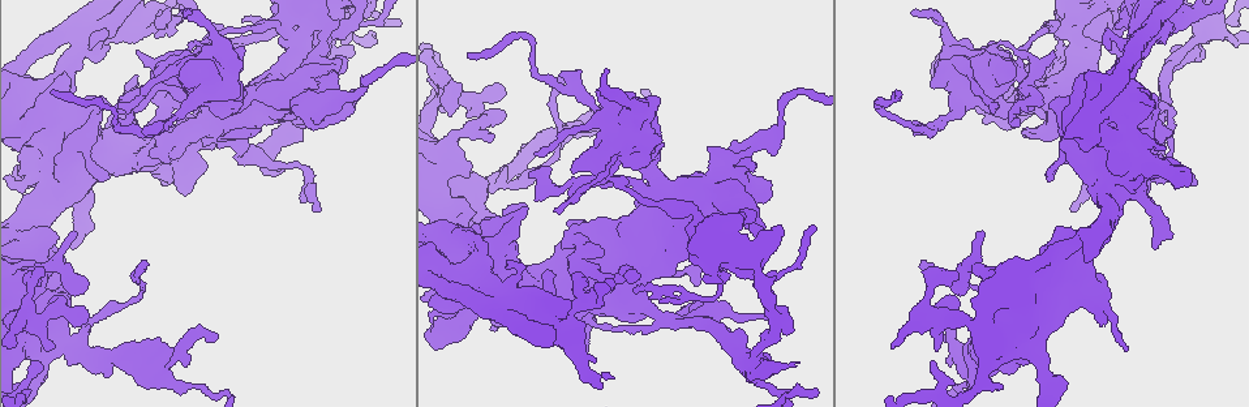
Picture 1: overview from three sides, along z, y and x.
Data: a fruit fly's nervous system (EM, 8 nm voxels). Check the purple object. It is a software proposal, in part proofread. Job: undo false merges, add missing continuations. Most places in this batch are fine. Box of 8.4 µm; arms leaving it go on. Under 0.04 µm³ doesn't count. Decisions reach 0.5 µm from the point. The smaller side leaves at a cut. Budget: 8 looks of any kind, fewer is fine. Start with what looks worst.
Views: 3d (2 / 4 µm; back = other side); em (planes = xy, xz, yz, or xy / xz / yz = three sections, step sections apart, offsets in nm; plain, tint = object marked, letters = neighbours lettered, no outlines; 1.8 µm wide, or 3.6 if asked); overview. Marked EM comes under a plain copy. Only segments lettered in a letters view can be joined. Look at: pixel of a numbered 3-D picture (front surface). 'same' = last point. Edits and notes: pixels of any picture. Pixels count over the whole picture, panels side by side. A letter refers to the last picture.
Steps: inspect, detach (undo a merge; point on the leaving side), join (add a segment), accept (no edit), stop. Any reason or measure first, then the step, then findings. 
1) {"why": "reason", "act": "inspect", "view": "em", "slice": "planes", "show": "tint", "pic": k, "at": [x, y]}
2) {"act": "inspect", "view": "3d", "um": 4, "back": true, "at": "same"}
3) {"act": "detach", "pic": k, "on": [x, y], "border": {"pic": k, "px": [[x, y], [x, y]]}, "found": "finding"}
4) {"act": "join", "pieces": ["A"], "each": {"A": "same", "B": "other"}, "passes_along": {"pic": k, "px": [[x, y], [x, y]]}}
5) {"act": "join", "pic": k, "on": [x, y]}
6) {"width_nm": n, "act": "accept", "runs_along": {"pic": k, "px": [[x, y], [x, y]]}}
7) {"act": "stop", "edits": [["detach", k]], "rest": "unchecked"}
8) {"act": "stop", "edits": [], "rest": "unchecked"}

{"act": "inspect", "view": "3d", "um": 4, "back": true, "pic": 1, "at": [503, 305]}

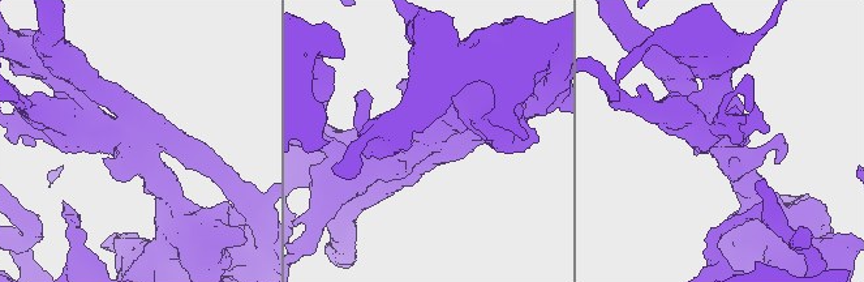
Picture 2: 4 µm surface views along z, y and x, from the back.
{"why": "shape alone is not enough", "act": "inspect", "view": "em", "slice": "xy", "step": 16, "show": "tint", "pic": 2, "at": [131, 146]}

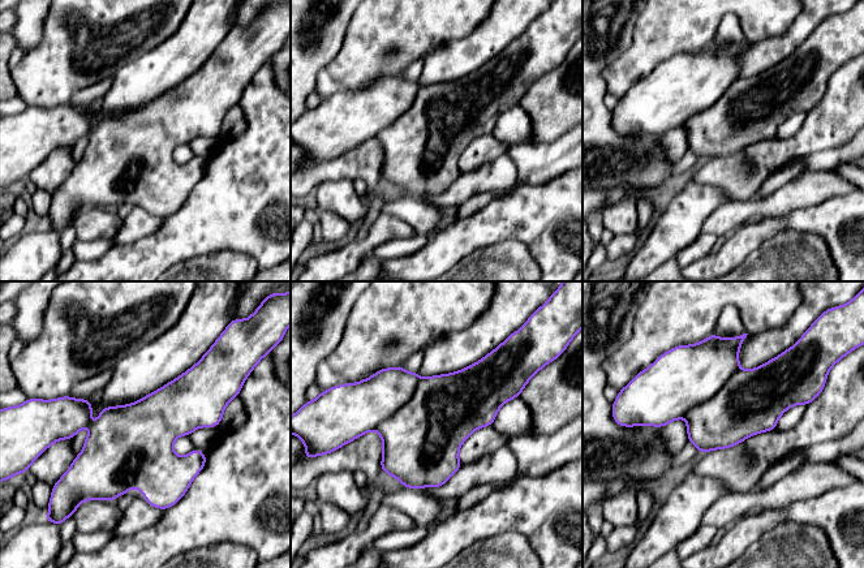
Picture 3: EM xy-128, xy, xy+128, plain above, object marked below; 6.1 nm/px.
{"act": "inspect", "view": "em", "slice": "planes", "show": "letters", "at": "same"}

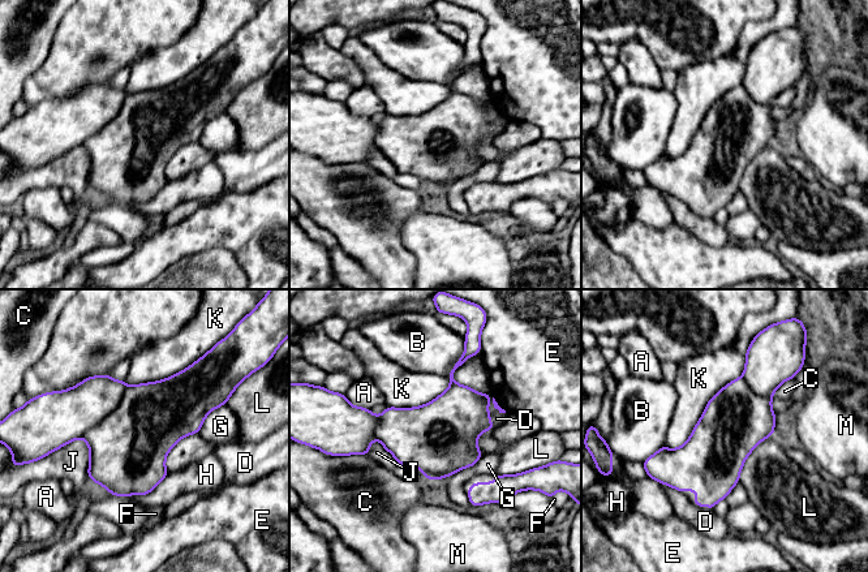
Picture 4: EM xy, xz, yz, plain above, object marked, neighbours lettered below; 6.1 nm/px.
{"longest_contact_nm": ["K", 750], "act": "accept", "each": {"A": "other", "B": "other", "C": "other", "D": "other", "E": "other", "F": "other", "G": "other", "H": "other", "J": "other", "K": "other", "L": "other", "M": "other"}, "border": {"pic": 4, "px": [[773, 434], [747, 456], [738, 482]]}, "found": "all the same neuron"}

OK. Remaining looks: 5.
{"why": "abrupt turn", "act": "inspect", "view": "3d", "um": 4, "pic": 1, "at": [1099, 147]}

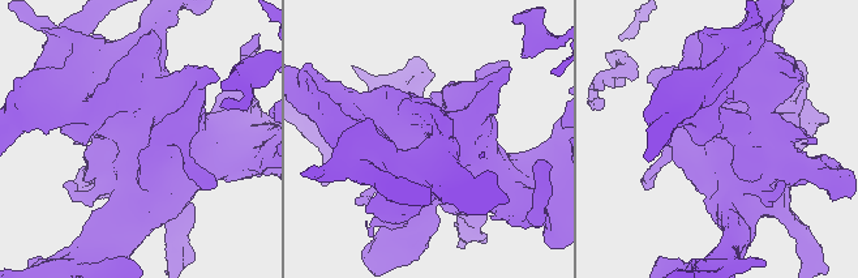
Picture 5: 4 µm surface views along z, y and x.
{"act": "inspect", "view": "em", "um": 3.6, "slice": "xz", "step": 16, "show": "letters", "pic": 5, "at": [148, 142]}

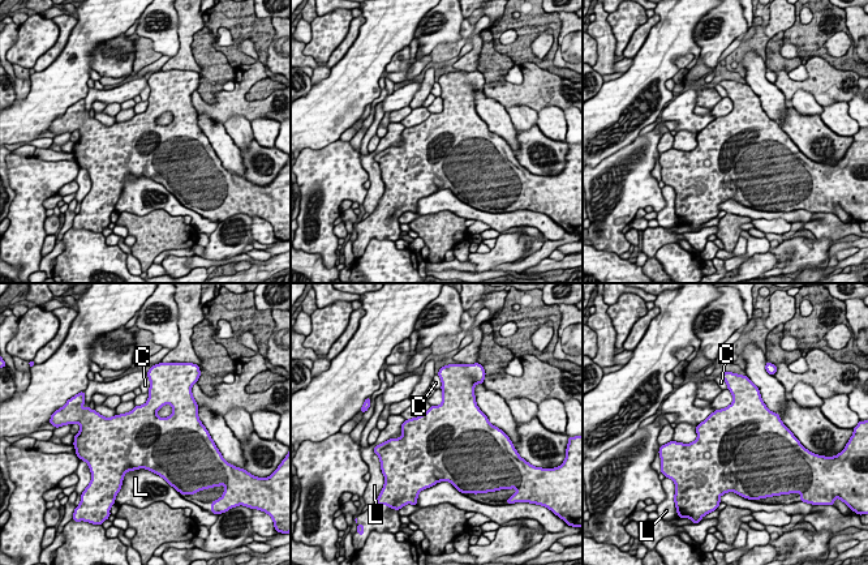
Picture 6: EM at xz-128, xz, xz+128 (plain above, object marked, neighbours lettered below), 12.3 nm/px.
{"width_nm": 650, "act": "accept", "each": {"C": "other", "L": "other"}, "border": {"pic": 6, "px": [[404, 419], [402, 433], [392, 439]]}, "found": "all the same neuron"}

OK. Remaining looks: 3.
{"why": "touches itself", "act": "inspect", "view": "3d", "um": 4, "pic": 1, "at": [1086, 26]}

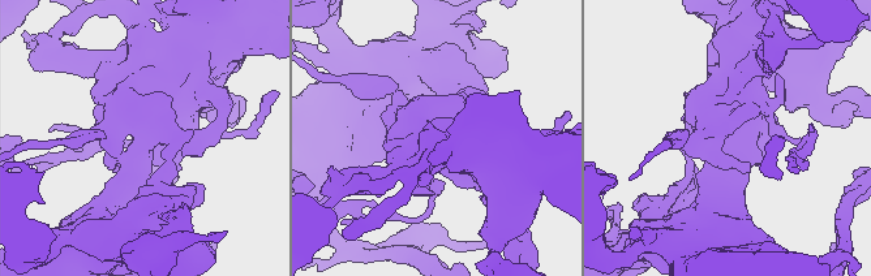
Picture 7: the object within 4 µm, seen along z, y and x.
{"act": "inspect", "view": "em", "um": 3.6, "slice": "planes", "show": "letters", "pic": 7, "at": [726, 139]}

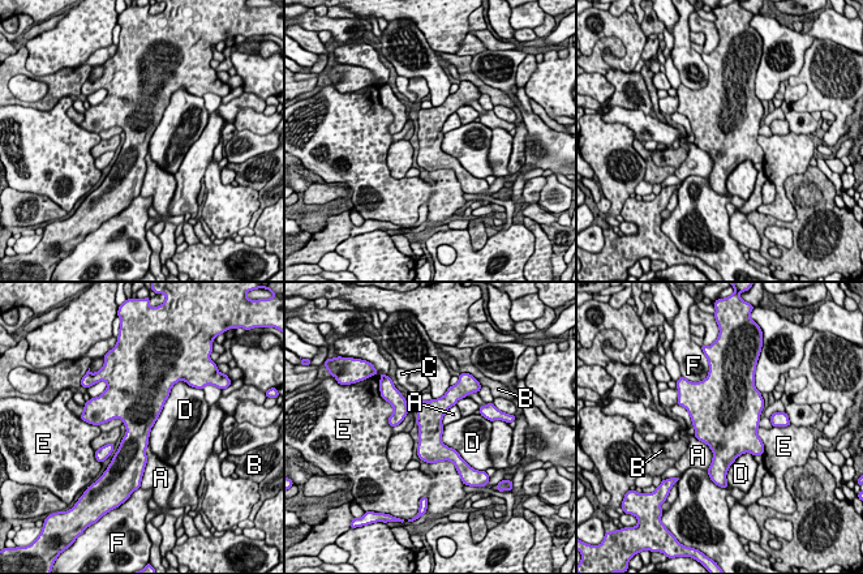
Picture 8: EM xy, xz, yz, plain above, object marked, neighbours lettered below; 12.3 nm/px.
{"act": "accept", "each": {"A": "other", "B": "other", "C": "other", "D": "other", "E": "other", "F": "other"}, "found": "all the same neuron"}

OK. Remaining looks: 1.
{"act": "stop", "edits": [], "rest": "unchecked"}

